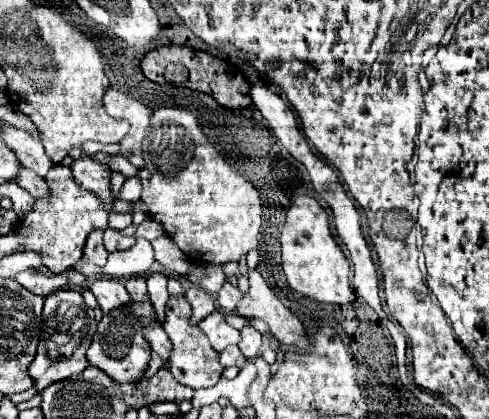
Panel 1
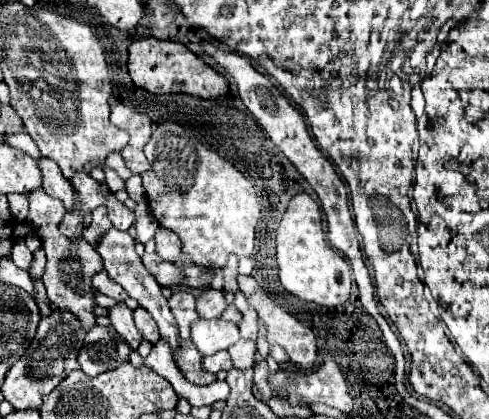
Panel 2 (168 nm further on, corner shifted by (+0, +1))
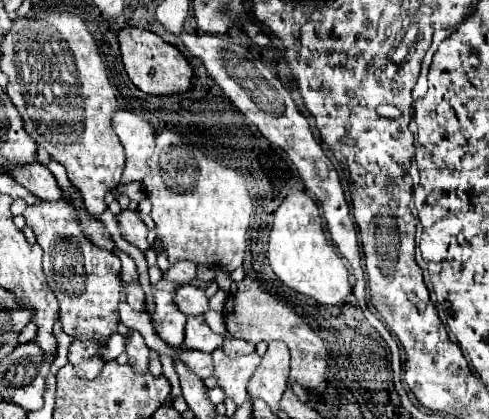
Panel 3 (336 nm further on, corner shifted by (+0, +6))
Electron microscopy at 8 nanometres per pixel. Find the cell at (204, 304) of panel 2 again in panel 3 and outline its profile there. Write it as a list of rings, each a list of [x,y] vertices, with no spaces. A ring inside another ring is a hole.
[[[182,285],[180,289],[176,289],[174,303],[184,315],[204,315],[210,309],[204,289],[194,285]]]

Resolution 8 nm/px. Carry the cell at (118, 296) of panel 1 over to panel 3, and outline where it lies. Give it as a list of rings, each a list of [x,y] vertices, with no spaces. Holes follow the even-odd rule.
[[[132,331],[132,335],[126,341],[126,353],[128,353],[128,365],[136,373],[148,373],[150,365],[150,349],[144,343],[144,337],[138,331]]]

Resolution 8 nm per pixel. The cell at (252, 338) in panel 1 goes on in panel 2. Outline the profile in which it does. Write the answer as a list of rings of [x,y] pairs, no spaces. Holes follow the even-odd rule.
[[[240,340],[234,346],[228,348],[234,368],[250,368],[254,366],[254,356],[256,356],[256,344],[252,340]]]

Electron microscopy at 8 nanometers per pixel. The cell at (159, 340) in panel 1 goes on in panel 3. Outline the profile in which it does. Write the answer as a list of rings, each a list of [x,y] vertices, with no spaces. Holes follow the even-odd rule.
[[[132,283],[130,287],[126,287],[126,295],[128,295],[128,305],[136,311],[144,311],[146,305],[144,305],[144,291],[140,287],[140,283]]]

